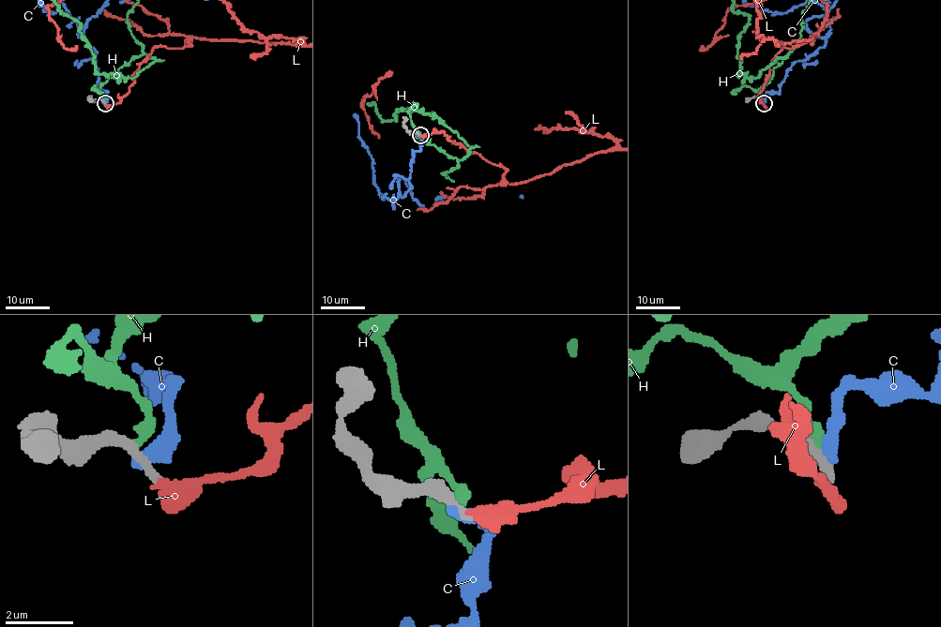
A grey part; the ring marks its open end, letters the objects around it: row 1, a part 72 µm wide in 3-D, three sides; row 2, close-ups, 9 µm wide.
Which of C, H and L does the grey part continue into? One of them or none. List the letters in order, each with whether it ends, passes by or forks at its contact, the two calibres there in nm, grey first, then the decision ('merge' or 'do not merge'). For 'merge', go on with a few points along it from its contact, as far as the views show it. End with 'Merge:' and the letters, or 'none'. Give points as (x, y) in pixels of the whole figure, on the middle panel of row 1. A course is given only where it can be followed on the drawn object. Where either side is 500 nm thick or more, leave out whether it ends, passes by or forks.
C: it ends there; 400 nm thick on the grey side, 400 nm on the other; do not merge
H: it ends there; 320 nm thick on the grey side, 340 nm on the other; do not merge
L: it ends there; 260 nm thick on the grey side, 380 nm on the other; merge
Merge: L

